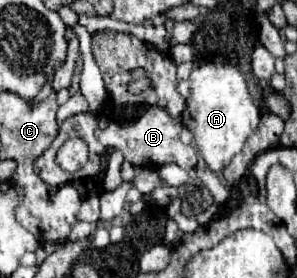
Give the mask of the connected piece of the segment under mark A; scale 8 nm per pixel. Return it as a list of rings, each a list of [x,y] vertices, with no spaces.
[[[203,62],[195,66],[189,76],[189,86],[191,96],[187,98],[187,108],[181,114],[181,122],[193,132],[195,144],[205,164],[213,172],[219,172],[255,132],[261,118],[261,108],[253,102],[243,74],[231,64],[219,66],[213,62]]]

